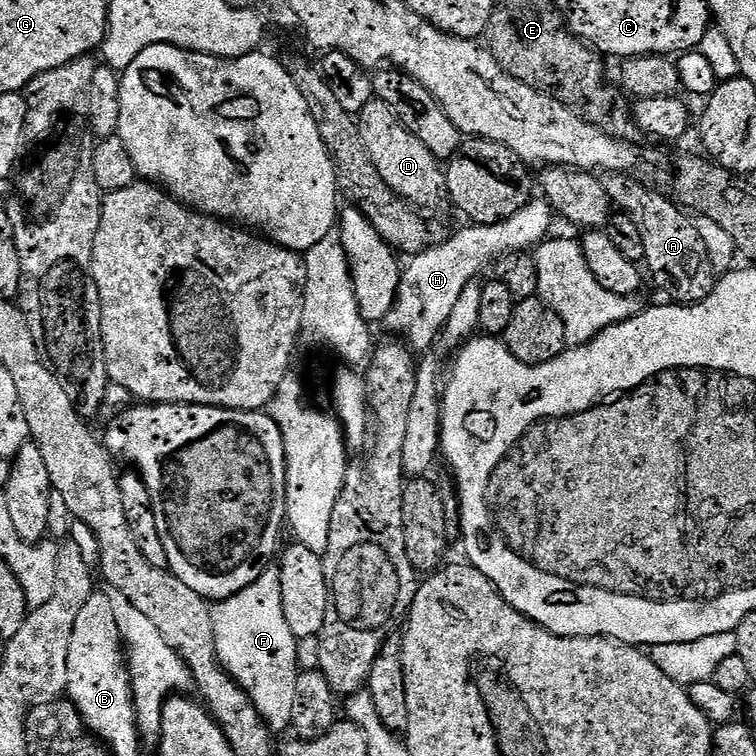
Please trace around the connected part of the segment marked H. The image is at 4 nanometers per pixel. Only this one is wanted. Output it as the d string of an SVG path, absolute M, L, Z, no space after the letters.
M529 199L528 204L508 220L467 226L457 236L449 235L433 248L411 257L401 271L396 303L386 319L386 326L396 335L393 337L403 337L413 351L429 351L437 343L463 288L475 281L491 260L496 262L509 254L527 253L524 252L527 248L535 249L549 239L554 209L547 199L539 199Z

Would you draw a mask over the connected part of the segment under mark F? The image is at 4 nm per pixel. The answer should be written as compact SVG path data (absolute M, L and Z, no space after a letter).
M269 570L246 590L212 608L216 635L216 653L224 671L250 698L250 702L273 733L280 734L292 722L294 686L298 675L296 635L286 622L282 610L282 586L279 571Z

